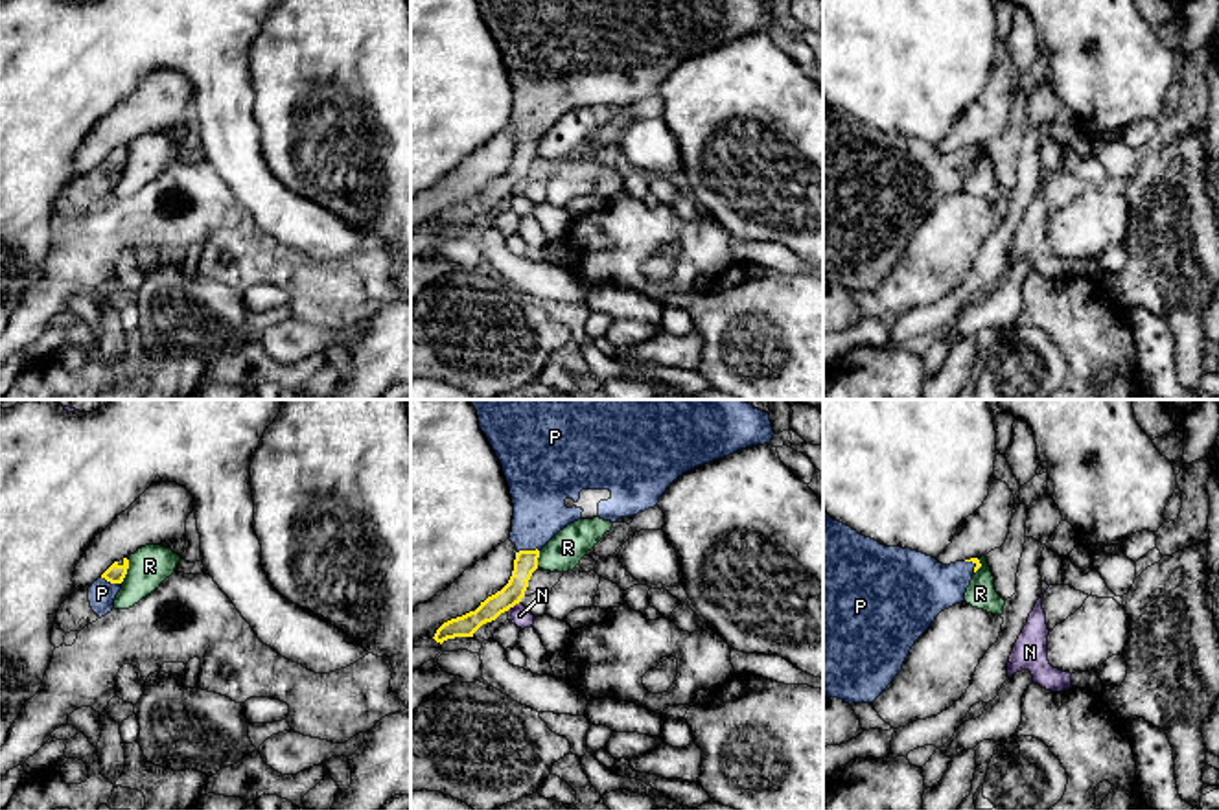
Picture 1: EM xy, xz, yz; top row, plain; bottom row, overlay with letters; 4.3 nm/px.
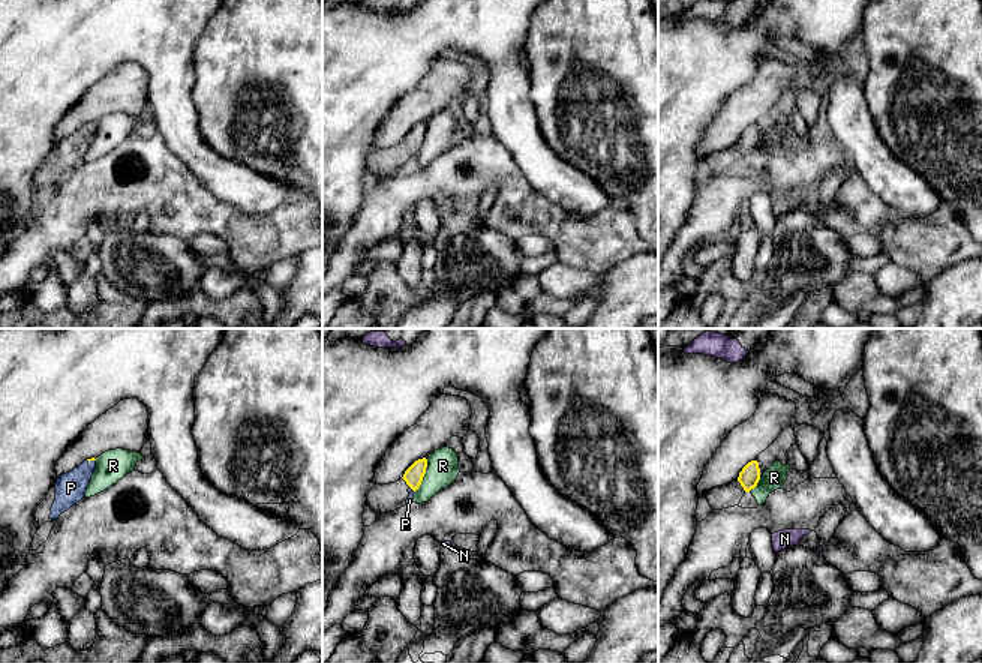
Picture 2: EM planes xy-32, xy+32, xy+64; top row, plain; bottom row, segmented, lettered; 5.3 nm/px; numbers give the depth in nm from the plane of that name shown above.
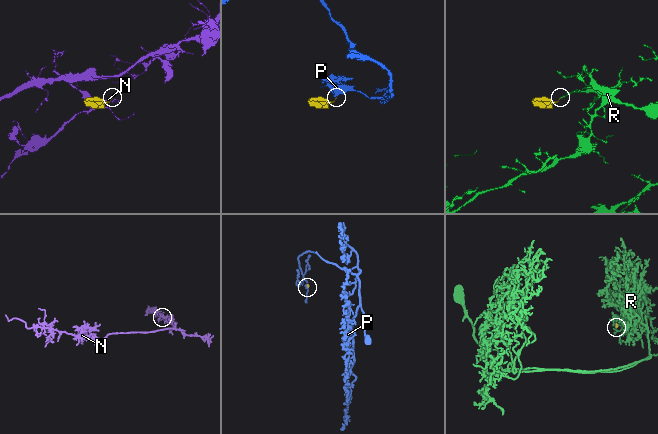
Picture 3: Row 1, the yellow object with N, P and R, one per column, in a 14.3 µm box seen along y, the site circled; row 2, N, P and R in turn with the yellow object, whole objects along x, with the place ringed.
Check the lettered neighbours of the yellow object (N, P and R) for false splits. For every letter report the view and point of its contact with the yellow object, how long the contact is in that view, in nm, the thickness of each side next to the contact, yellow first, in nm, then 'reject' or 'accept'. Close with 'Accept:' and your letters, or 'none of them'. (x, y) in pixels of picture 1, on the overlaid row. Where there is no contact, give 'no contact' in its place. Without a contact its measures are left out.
N: contact xz (512, 606); length 80 nm; calibres 100 and 90 nm; reject
P: contact xz (527, 551); length 100 nm; calibres 100 and 240 nm; accept
R: contact xy (126, 571); length 120 nm; calibres 80 and 180 nm; reject
Accept: P

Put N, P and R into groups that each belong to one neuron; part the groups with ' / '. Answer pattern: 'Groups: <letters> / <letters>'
Groups: N / P / R

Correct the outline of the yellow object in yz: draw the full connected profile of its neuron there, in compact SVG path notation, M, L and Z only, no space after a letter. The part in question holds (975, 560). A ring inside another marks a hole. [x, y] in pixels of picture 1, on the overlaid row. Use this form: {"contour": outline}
{"contour": "M823 510L823 696L873 703L935 617L965 602L980 567L978 558L943 565L911 549L880 545Z"}

